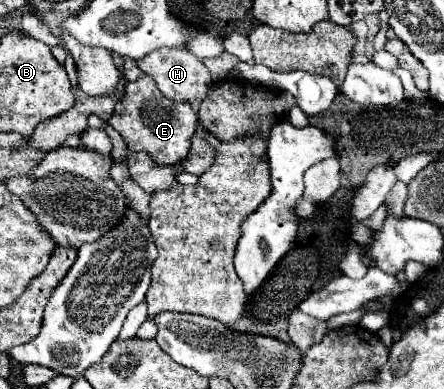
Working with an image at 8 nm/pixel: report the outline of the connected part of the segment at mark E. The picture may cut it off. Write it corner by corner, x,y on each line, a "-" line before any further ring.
146,75
126,85
126,95
116,105
108,123
122,135
130,149
148,153
158,165
176,165
178,161
184,161
192,145
192,135
198,127
192,105
178,105
176,101
162,97
154,79

